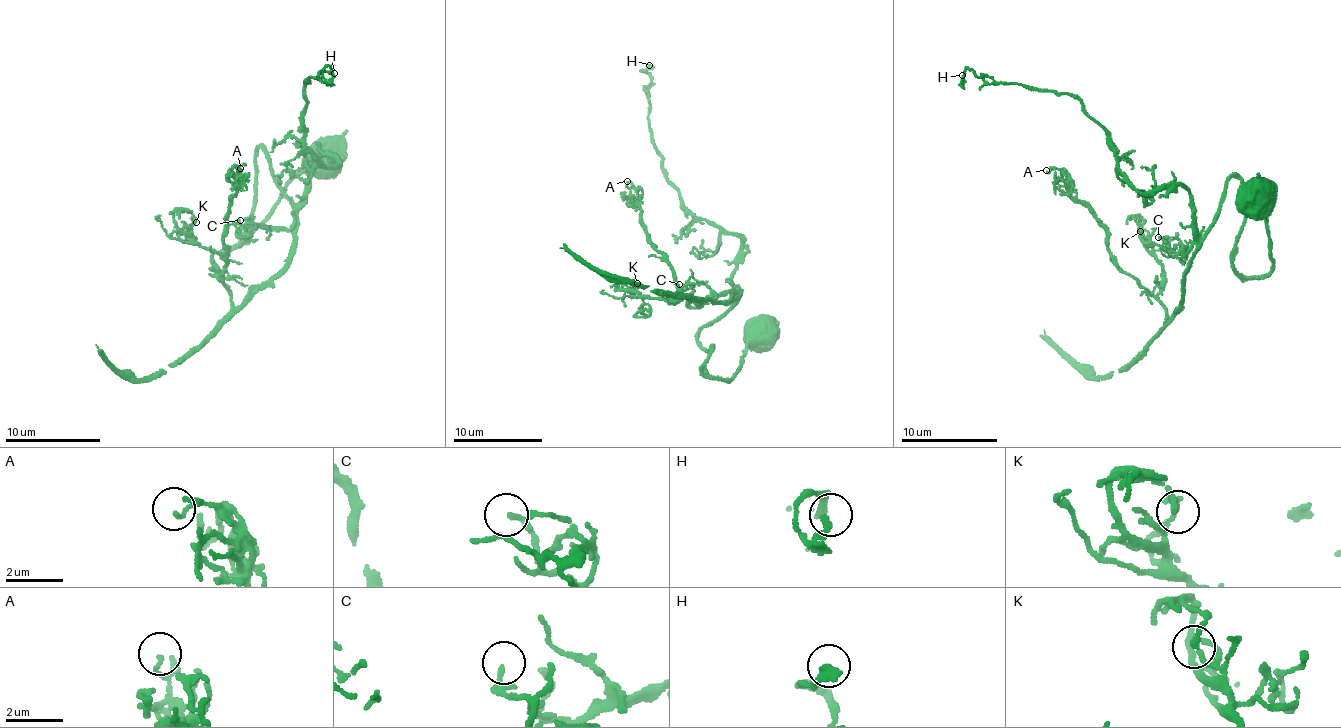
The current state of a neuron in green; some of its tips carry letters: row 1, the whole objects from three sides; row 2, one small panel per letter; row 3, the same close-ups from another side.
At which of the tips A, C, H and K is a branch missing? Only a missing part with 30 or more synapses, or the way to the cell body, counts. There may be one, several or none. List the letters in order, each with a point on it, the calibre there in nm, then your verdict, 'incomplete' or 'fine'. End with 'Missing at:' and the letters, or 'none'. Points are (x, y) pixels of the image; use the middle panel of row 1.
A: (627, 181) | 120 nm | fine
C: (679, 284) | 200 nm | fine
H: (649, 65) | 220 nm | fine
K: (637, 283) | 180 nm | fine
Missing at: none

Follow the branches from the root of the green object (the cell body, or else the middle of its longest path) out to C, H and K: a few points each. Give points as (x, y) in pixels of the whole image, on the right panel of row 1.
C: (1255, 195), (1245, 195), (1268, 224), (1264, 275), (1233, 264), (1247, 208), (1238, 177), (1188, 253), (1158, 237)
H: (1255, 195), (1272, 263), (1241, 276), (1238, 177), (1198, 233), (1185, 188), (1139, 191), (1077, 98), (962, 75)
K: (1255, 195), (1269, 271), (1233, 264), (1247, 186), (1230, 178), (1165, 325), (1138, 217), (1140, 231)

